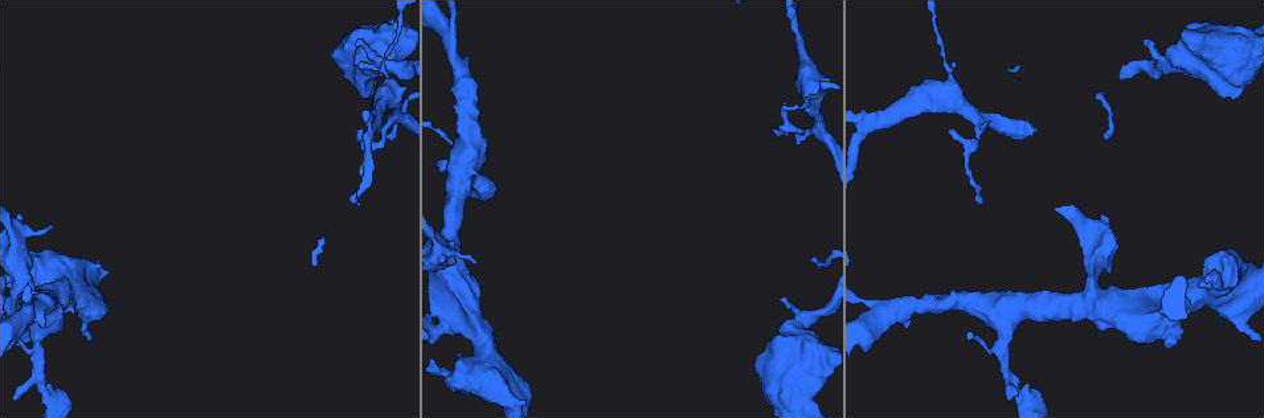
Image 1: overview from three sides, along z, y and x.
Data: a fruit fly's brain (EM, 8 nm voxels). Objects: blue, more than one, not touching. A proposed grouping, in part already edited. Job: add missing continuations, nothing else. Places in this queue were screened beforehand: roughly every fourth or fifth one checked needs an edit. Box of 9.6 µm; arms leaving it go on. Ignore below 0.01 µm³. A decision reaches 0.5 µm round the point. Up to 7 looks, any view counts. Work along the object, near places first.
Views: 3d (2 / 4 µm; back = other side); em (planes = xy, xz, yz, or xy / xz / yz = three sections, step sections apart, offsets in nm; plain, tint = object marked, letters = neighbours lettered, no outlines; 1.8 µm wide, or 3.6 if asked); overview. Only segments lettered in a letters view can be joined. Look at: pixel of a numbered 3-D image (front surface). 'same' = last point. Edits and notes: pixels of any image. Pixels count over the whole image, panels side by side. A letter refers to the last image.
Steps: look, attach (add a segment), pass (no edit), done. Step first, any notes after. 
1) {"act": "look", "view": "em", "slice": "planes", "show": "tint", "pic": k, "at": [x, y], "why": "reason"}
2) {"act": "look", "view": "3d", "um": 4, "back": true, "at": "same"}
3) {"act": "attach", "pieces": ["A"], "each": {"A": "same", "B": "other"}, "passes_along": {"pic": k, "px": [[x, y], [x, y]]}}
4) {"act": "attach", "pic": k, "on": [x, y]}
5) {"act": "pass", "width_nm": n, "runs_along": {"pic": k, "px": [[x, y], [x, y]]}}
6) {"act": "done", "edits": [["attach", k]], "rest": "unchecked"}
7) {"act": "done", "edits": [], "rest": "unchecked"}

{"act": "look", "view": "em", "slice": "xy", "step": 16, "show": "letters", "pic": 1, "at": [356, 45], "why": "an open end"}

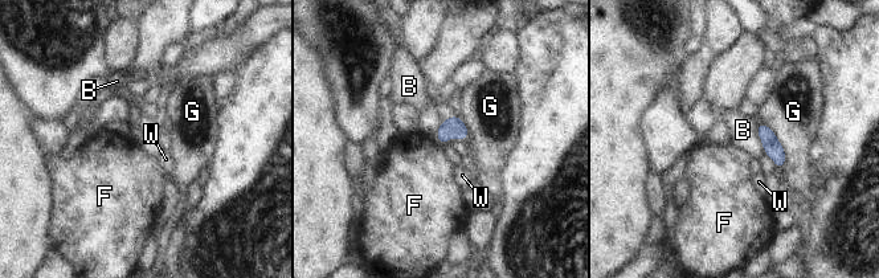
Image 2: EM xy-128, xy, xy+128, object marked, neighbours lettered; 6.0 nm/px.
{"act": "look", "view": "em", "slice": "planes", "show": "letters", "at": "same"}

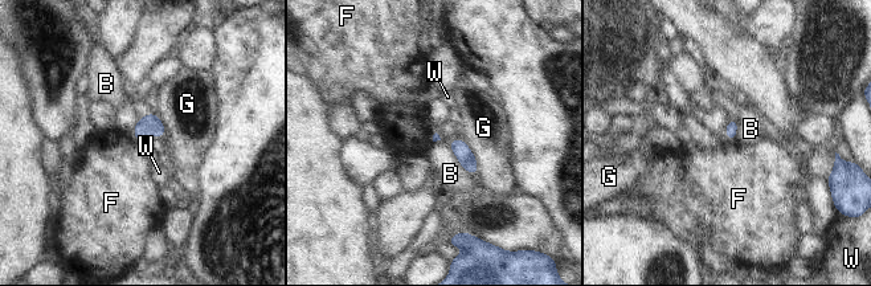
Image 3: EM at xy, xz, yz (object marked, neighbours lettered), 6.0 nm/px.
{"act": "pass", "longest_contact_nm": ["B", 260], "each": {"B": "other", "F": "other", "G": "other", "W": "other"}, "border": {"pic": 3, "px": [[727, 138], [733, 141]]}, "found": "none of them fits"}

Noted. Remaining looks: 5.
{"act": "look", "view": "3d", "um": 4, "pic": 1, "at": [360, 131], "why": "free end"}

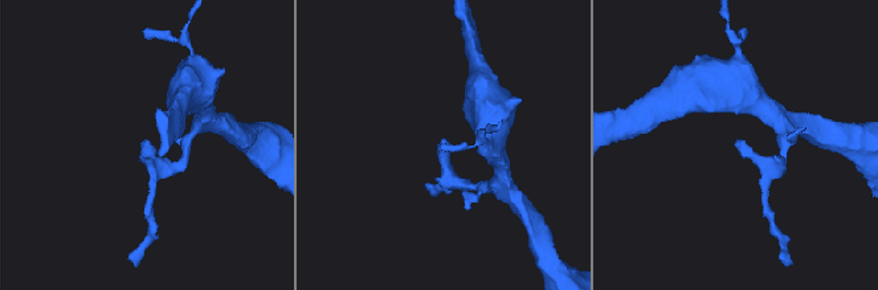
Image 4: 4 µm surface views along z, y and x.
{"act": "look", "view": "em", "um": 3.6, "slice": "xy", "step": 4, "show": "tint", "pic": 4, "at": [442, 139], "why": "shape alone is not enough"}

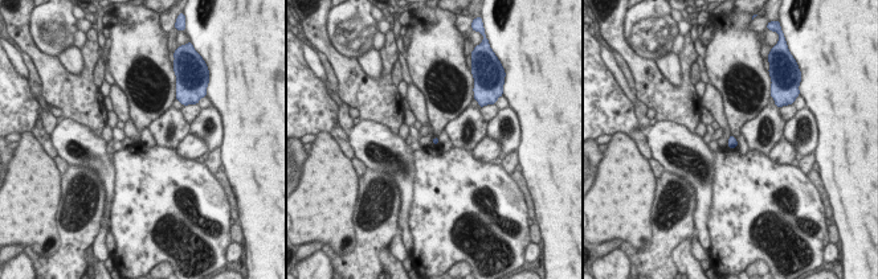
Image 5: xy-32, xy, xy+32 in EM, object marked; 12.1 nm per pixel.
{"act": "look", "view": "em", "um": 3.6, "slice": "planes", "show": "letters", "at": "same", "why": "another direction"}

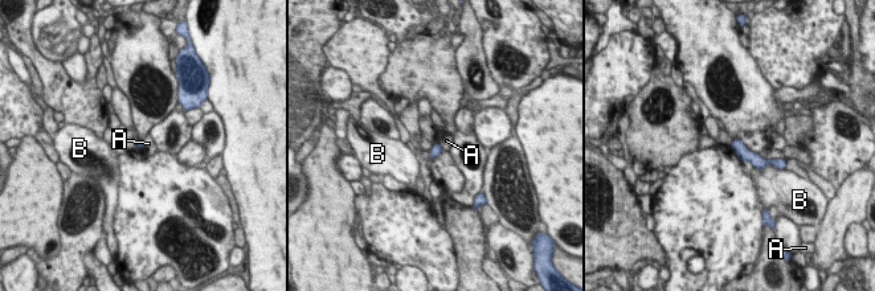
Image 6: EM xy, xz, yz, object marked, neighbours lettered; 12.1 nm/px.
{"act": "pass", "each": {"A": "other", "B": "other"}, "runs_along": {"pic": 6, "px": [[736, 142], [749, 156], [763, 163]]}, "found": "no lettered segment goes on from it"}

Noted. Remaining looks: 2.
{"act": "look", "view": "em", "slice": "planes", "show": "tint", "pic": 1, "at": [51, 228], "why": "an open end"}

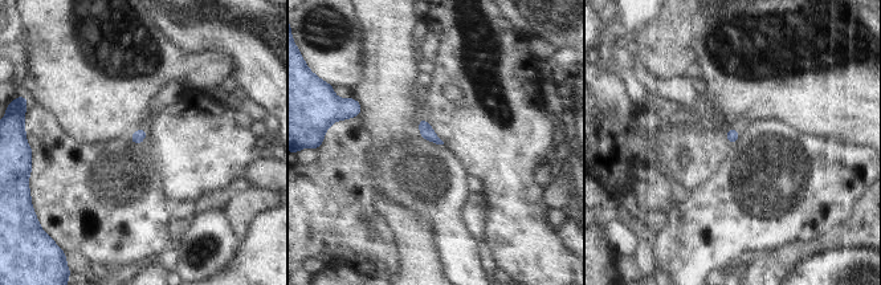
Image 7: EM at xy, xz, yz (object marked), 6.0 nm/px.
{"act": "look", "view": "em", "slice": "planes", "show": "letters", "at": "same", "why": "see the neighbours"}

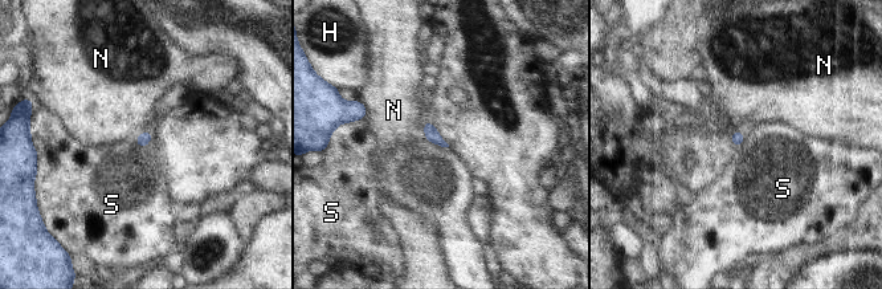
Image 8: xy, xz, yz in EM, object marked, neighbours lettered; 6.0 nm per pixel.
{"act": "pass", "longest_contact_nm": ["S", 140], "each": {"H": "other", "N": "other", "S": "other"}, "border": {"pic": 8, "px": [[427, 139], [448, 147]]}, "found": "no lettered segment goes on from it"}

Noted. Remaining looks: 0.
{"act": "done", "edits": [], "rest": "unchecked"}

